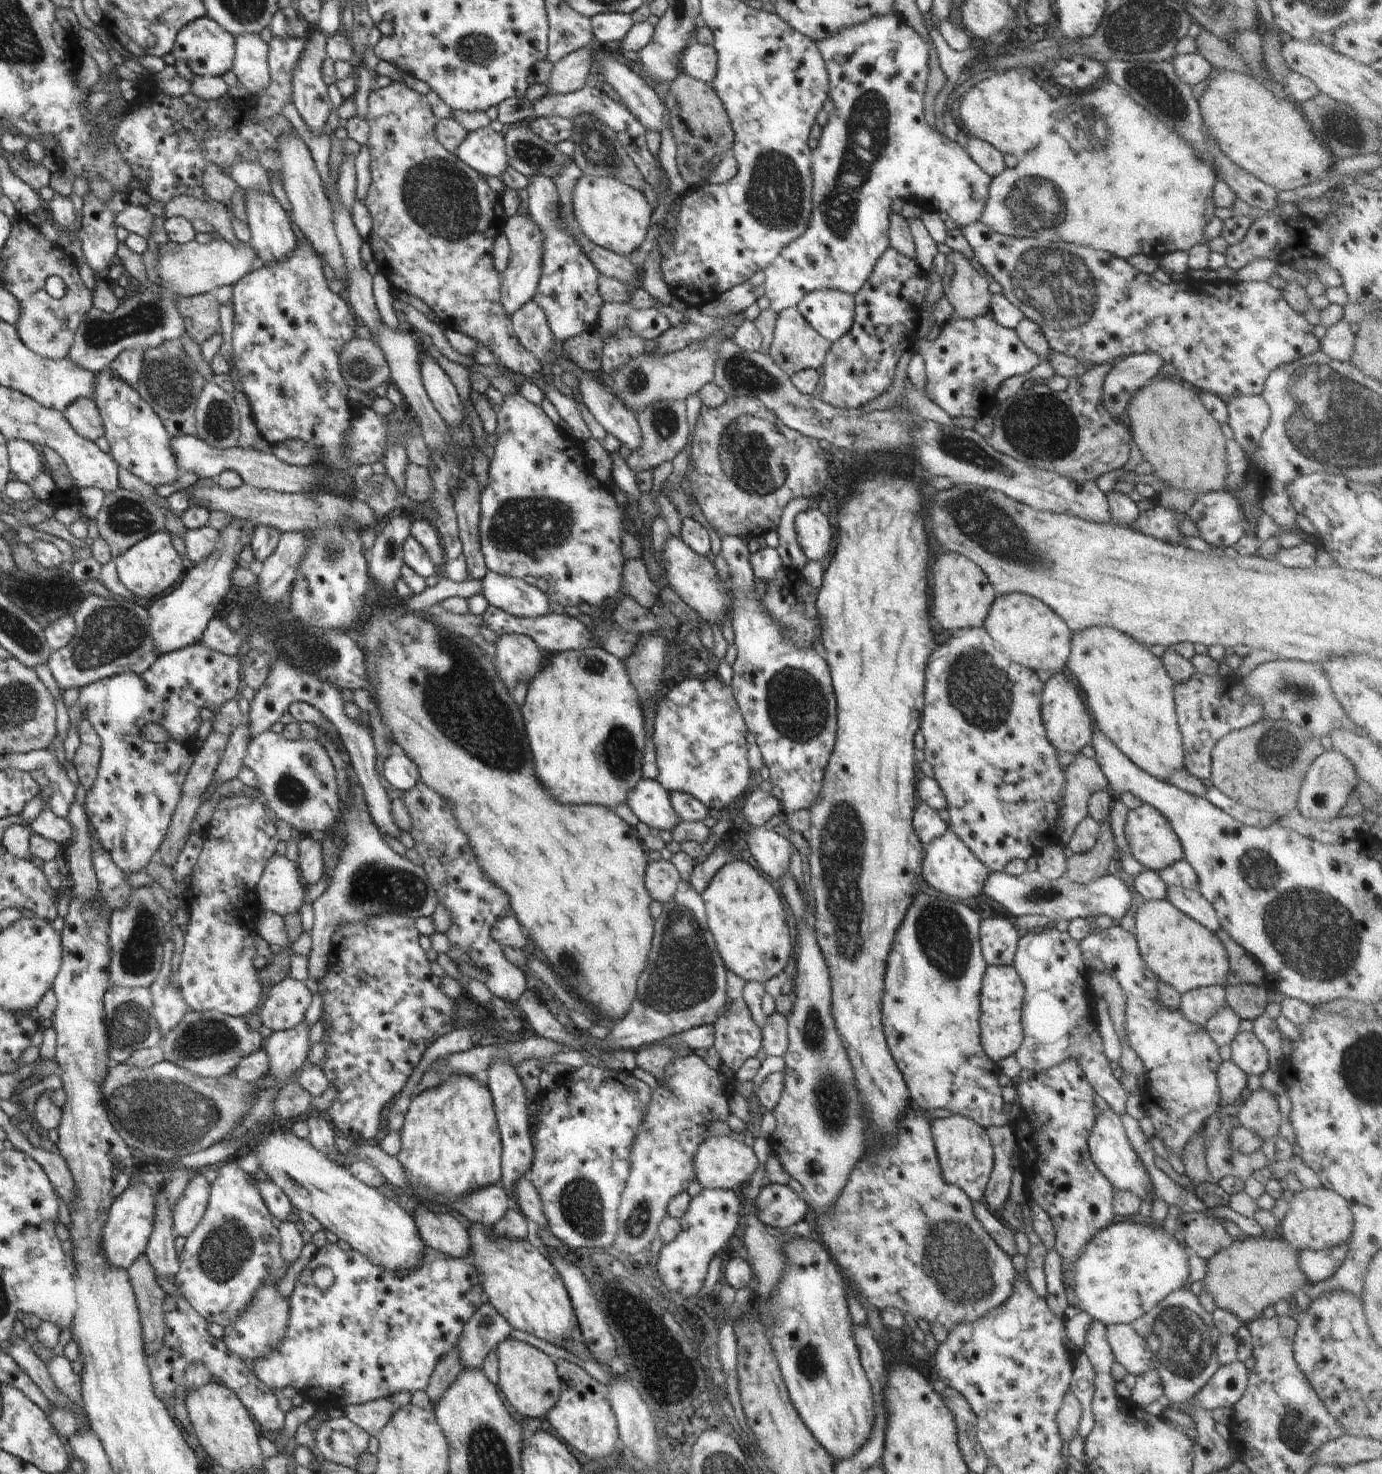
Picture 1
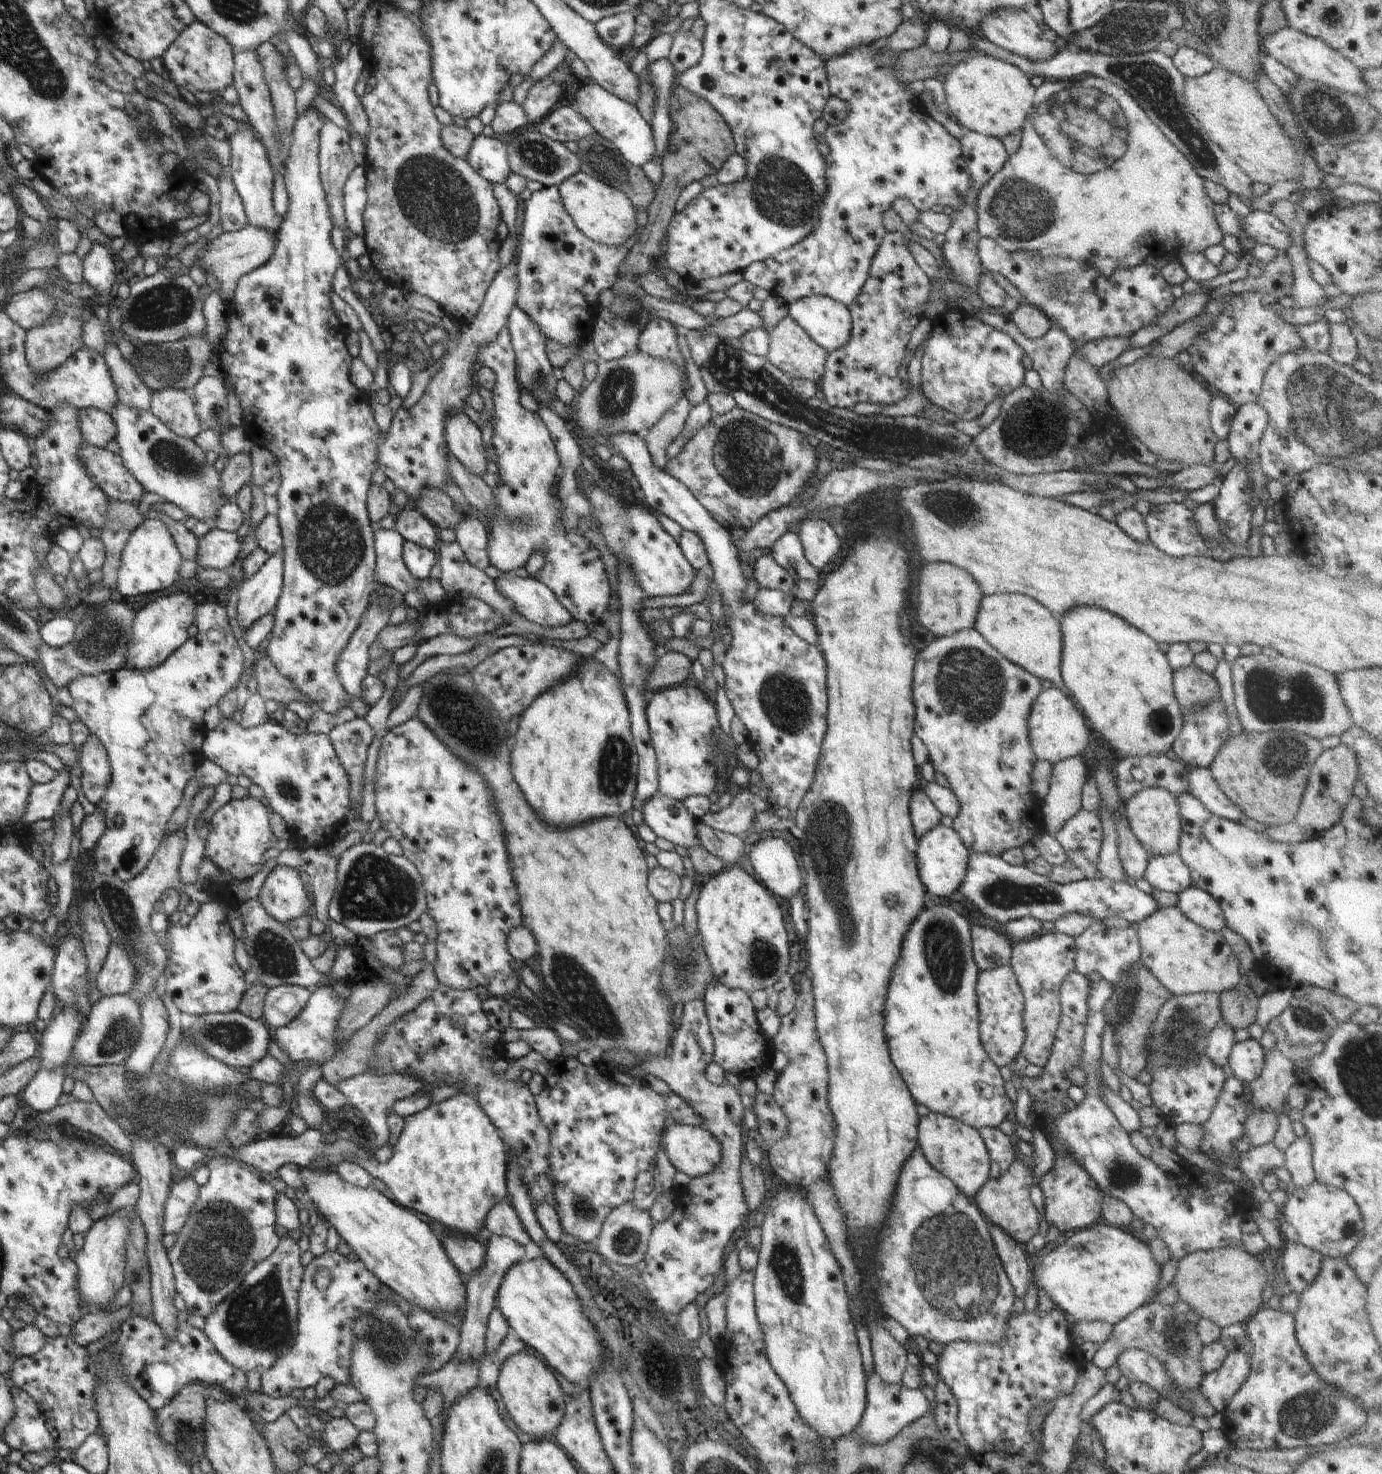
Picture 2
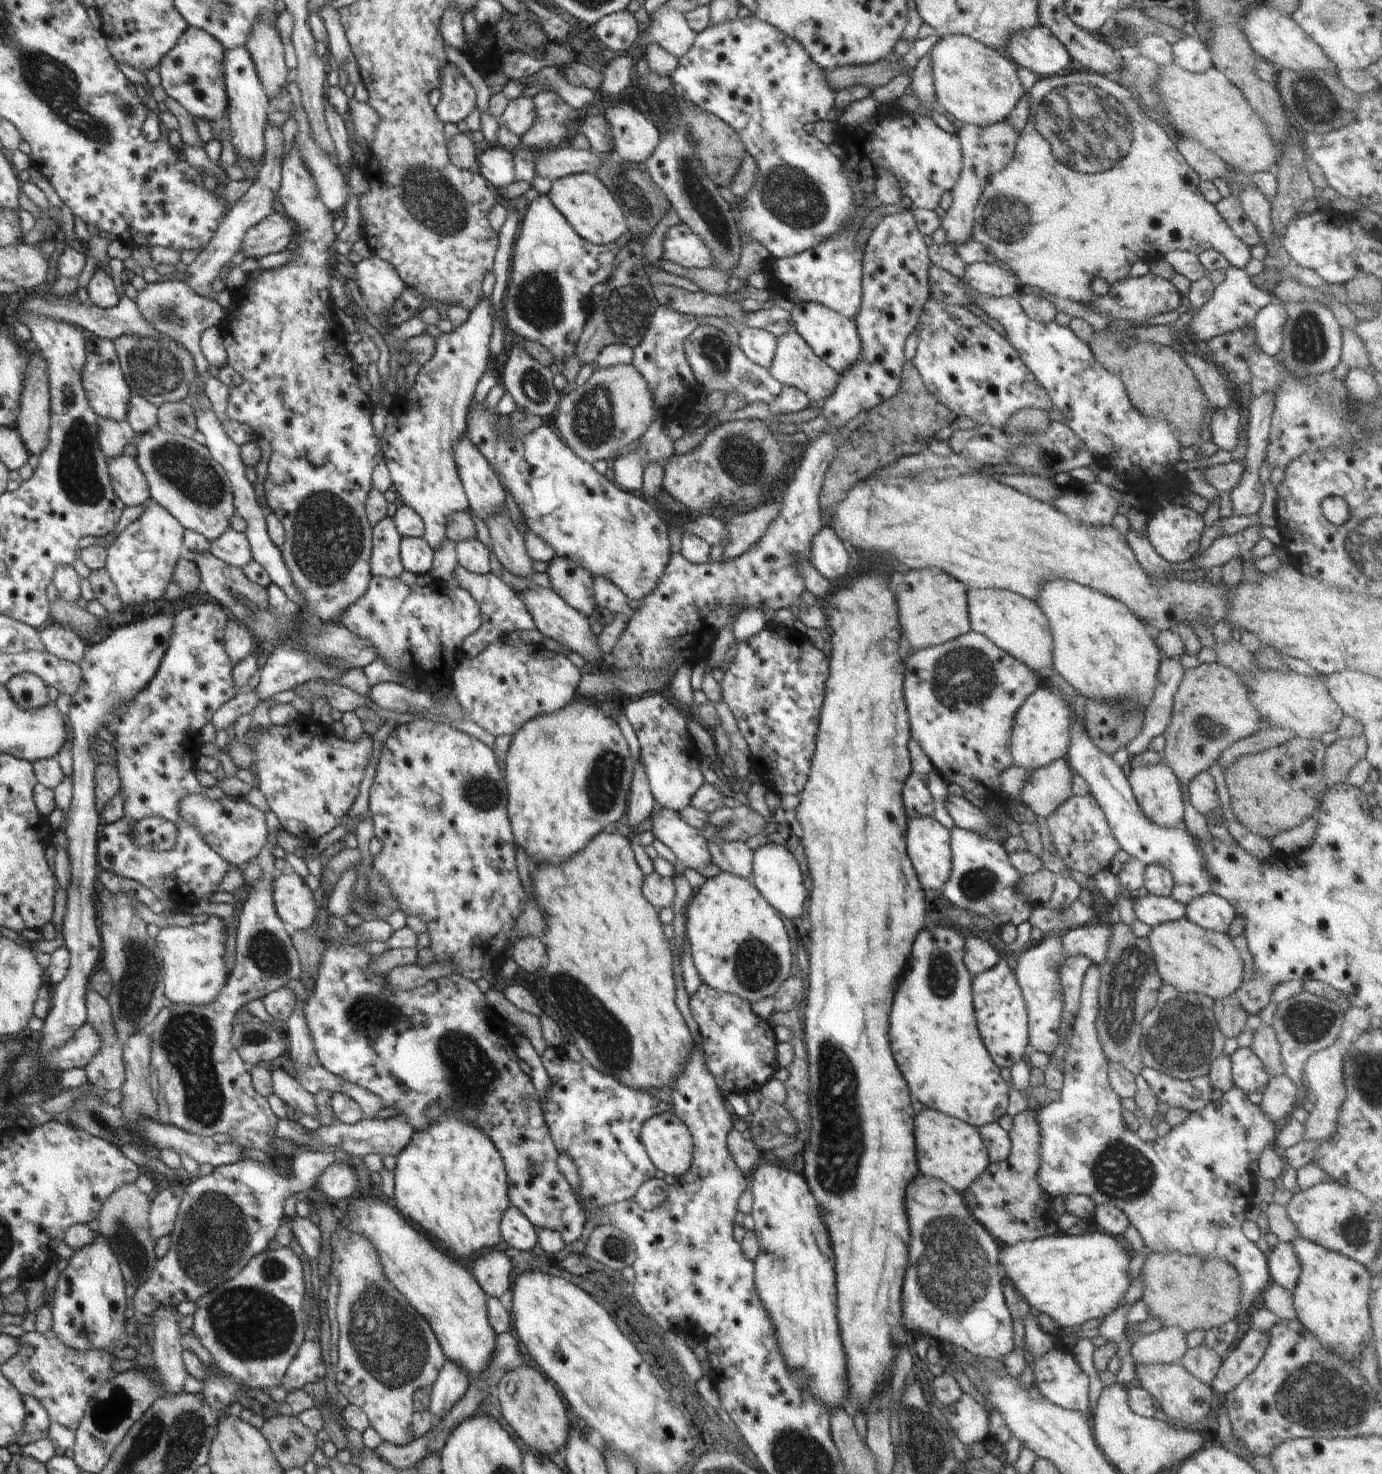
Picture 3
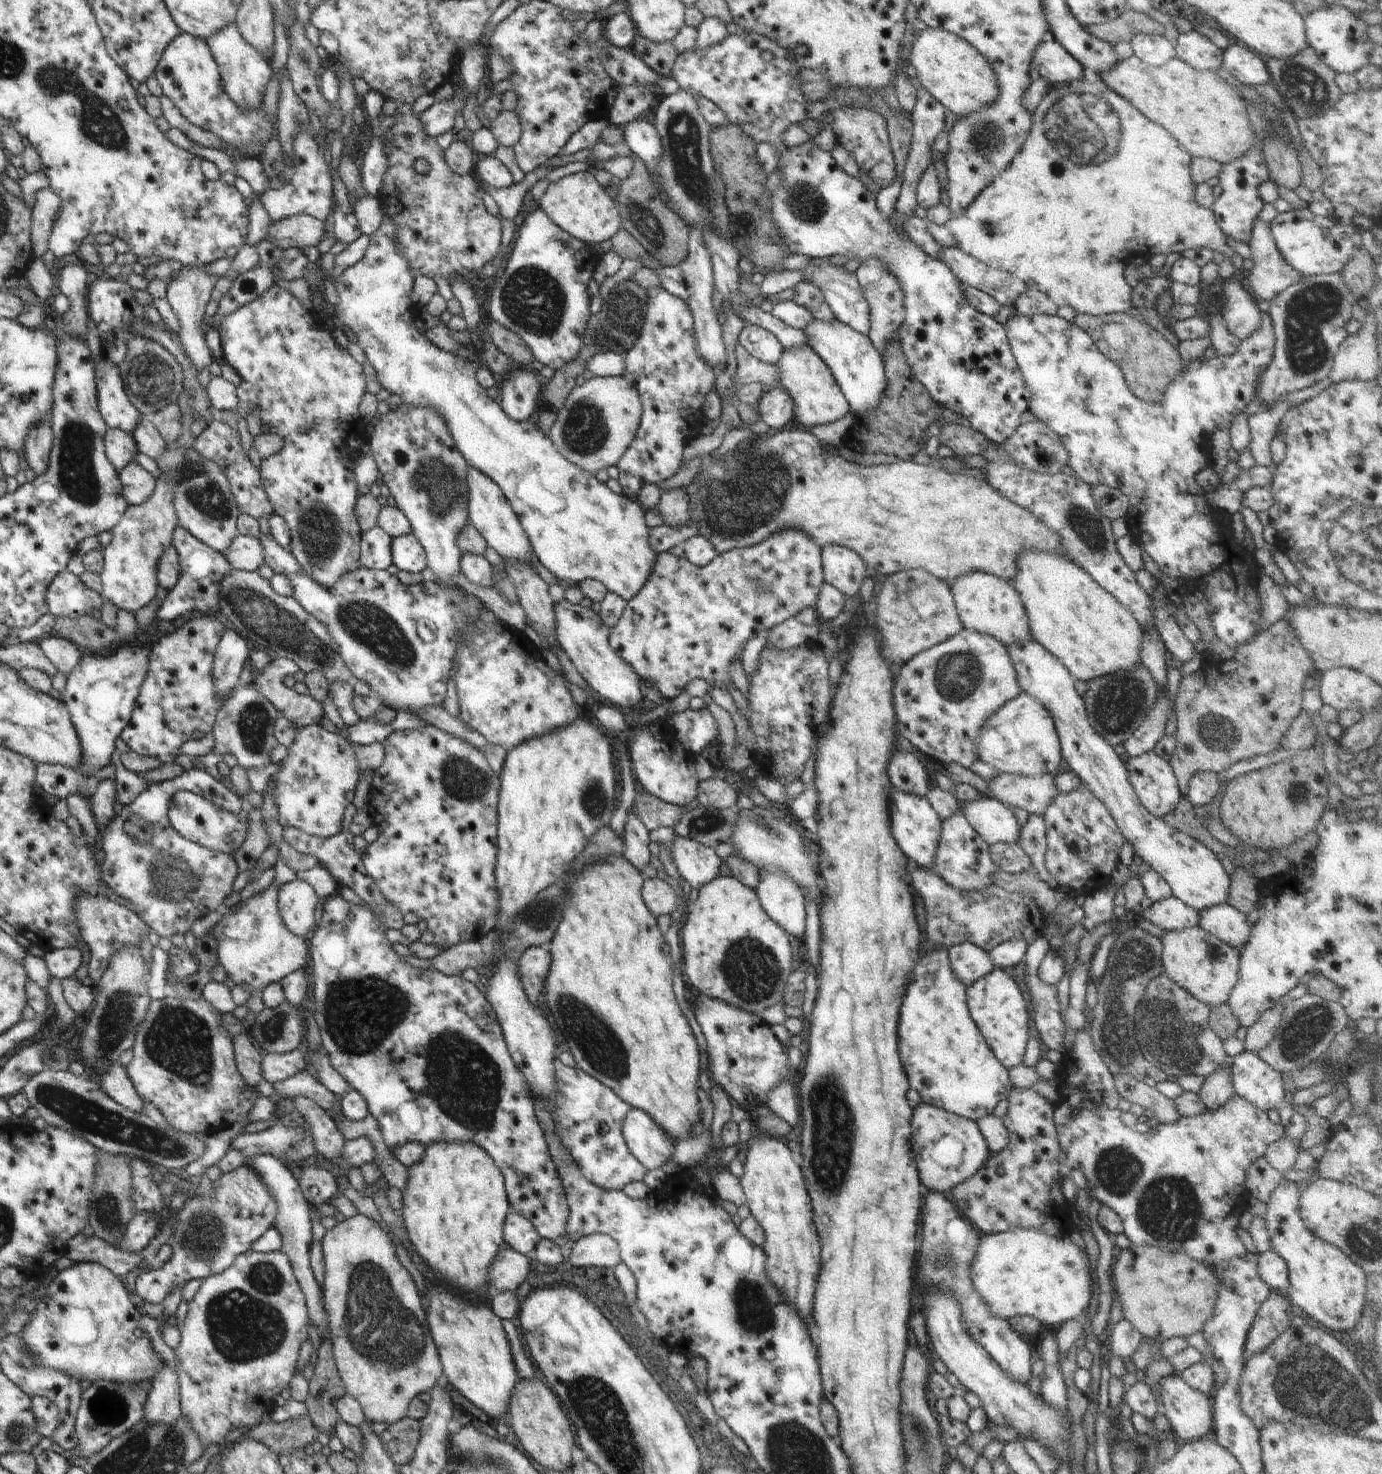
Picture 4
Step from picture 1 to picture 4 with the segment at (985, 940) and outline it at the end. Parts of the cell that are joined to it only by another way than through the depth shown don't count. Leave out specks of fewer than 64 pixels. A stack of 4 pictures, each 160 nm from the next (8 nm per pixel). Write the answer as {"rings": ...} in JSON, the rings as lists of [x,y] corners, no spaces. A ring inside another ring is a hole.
{"rings":[[[960,943],[951,946],[947,950],[947,953],[954,974],[956,974],[966,987],[969,987],[976,979],[982,978],[984,975],[987,975],[990,971],[995,969],[995,964],[992,962],[988,952],[975,944]]]}

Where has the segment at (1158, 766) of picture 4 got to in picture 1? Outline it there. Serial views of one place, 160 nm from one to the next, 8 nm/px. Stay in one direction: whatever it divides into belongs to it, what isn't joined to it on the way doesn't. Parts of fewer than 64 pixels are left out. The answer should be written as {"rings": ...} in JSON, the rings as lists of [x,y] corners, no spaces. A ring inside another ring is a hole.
{"rings":[[[1143,803],[1141,806],[1130,809],[1124,827],[1126,840],[1130,845],[1132,856],[1146,868],[1156,872],[1178,861],[1185,860],[1183,846],[1178,835],[1172,830],[1168,819],[1158,812],[1157,808]]]}

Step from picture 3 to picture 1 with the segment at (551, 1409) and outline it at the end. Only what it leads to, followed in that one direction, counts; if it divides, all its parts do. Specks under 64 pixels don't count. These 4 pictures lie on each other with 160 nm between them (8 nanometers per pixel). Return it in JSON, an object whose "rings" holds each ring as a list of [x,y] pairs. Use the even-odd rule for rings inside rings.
{"rings":[[[512,1337],[505,1338],[496,1349],[499,1360],[499,1389],[508,1402],[528,1419],[544,1418],[545,1412],[558,1402],[561,1391],[560,1377],[552,1359],[535,1346]]]}

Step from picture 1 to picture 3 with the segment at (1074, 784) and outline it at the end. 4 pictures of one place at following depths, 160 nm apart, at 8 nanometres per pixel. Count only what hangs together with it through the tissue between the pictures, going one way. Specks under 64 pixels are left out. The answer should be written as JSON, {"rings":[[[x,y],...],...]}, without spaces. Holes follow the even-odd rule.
{"rings":[[[1059,759],[1048,766],[1032,770],[1020,790],[1020,802],[1035,815],[1047,818],[1072,792],[1072,770],[1066,759]]]}

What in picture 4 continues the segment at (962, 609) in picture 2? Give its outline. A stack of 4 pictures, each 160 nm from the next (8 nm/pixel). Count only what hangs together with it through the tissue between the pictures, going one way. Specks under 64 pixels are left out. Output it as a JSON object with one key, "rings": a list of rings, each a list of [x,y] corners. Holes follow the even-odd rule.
{"rings":[[[927,570],[890,575],[878,594],[878,608],[874,613],[874,628],[881,636],[880,650],[888,665],[902,666],[919,652],[948,640],[964,629],[951,586]]]}

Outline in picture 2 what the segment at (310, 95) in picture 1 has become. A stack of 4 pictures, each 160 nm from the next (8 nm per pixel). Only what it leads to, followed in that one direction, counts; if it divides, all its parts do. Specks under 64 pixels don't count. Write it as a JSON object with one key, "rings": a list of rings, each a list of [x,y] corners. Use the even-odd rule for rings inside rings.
{"rings":[[[312,106],[297,117],[294,129],[292,130],[292,146],[288,150],[288,160],[284,162],[283,172],[284,183],[288,194],[288,212],[282,218],[281,226],[277,231],[278,244],[276,250],[270,258],[270,261],[252,272],[244,274],[238,280],[236,291],[233,293],[233,300],[229,304],[227,312],[228,330],[221,341],[220,345],[220,367],[227,379],[234,385],[236,398],[240,403],[243,415],[244,430],[248,439],[254,445],[266,448],[276,460],[278,464],[278,474],[280,474],[280,489],[276,492],[278,500],[277,520],[281,528],[281,536],[283,539],[283,586],[278,598],[278,603],[275,607],[274,628],[267,643],[265,644],[268,657],[271,662],[278,668],[283,676],[286,676],[296,690],[300,690],[302,694],[306,694],[313,704],[314,709],[324,710],[328,714],[338,714],[342,708],[348,706],[346,698],[350,698],[336,674],[336,660],[342,654],[342,650],[348,646],[348,640],[352,636],[352,632],[358,628],[360,618],[365,614],[366,606],[370,602],[371,594],[376,588],[376,556],[374,552],[374,539],[371,521],[367,512],[367,497],[370,486],[372,486],[372,475],[379,468],[378,462],[378,438],[380,431],[376,420],[374,419],[374,410],[370,406],[370,395],[356,388],[350,377],[350,366],[353,358],[346,347],[346,334],[348,328],[343,326],[342,320],[339,320],[334,312],[333,303],[330,298],[330,291],[333,290],[332,282],[336,274],[336,270],[342,266],[345,260],[338,254],[338,250],[332,244],[330,232],[334,229],[334,222],[330,216],[330,208],[328,208],[328,200],[326,200],[326,192],[322,187],[319,174],[319,143],[318,132],[322,128],[322,120],[318,109]]]}

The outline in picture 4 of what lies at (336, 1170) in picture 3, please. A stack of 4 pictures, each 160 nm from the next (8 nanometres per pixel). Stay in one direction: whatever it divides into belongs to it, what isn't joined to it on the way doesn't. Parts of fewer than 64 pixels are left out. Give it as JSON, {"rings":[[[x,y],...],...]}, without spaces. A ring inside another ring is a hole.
{"rings":[[[319,1166],[305,1167],[301,1171],[298,1186],[308,1204],[332,1203],[339,1193],[339,1184],[332,1172]]]}

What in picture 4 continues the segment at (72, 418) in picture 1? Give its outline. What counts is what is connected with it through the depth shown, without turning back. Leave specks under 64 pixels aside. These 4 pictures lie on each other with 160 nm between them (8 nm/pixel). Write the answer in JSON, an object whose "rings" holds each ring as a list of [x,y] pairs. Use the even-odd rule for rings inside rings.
{"rings":[[[108,427],[104,442],[106,456],[117,471],[133,463],[139,453],[136,441],[131,433],[120,429]]]}

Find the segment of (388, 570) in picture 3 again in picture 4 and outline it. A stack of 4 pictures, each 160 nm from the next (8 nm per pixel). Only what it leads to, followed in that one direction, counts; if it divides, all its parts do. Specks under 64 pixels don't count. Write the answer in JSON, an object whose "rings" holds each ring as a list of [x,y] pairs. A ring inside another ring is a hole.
{"rings":[[[378,525],[361,536],[360,564],[367,569],[387,571],[393,564],[391,551],[392,537]]]}

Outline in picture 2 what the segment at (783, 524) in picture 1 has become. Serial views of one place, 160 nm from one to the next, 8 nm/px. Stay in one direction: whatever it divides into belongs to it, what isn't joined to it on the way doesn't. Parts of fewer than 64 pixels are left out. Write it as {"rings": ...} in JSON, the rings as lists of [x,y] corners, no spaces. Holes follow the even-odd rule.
{"rings":[[[788,531],[772,546],[771,557],[795,580],[818,580],[817,571],[808,559],[798,533]]]}

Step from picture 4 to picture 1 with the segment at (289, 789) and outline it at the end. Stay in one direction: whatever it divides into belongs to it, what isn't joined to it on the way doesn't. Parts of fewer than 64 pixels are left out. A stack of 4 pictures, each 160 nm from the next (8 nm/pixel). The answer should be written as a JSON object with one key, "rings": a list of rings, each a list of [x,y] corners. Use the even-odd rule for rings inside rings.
{"rings":[[[268,730],[249,740],[246,756],[243,758],[243,766],[250,768],[256,775],[259,782],[257,788],[266,796],[268,806],[272,809],[272,812],[280,820],[289,824],[291,828],[302,831],[304,836],[310,836],[310,832],[314,832],[314,830],[325,832],[337,821],[340,800],[335,768],[320,741],[302,738],[289,741],[282,734]]]}

